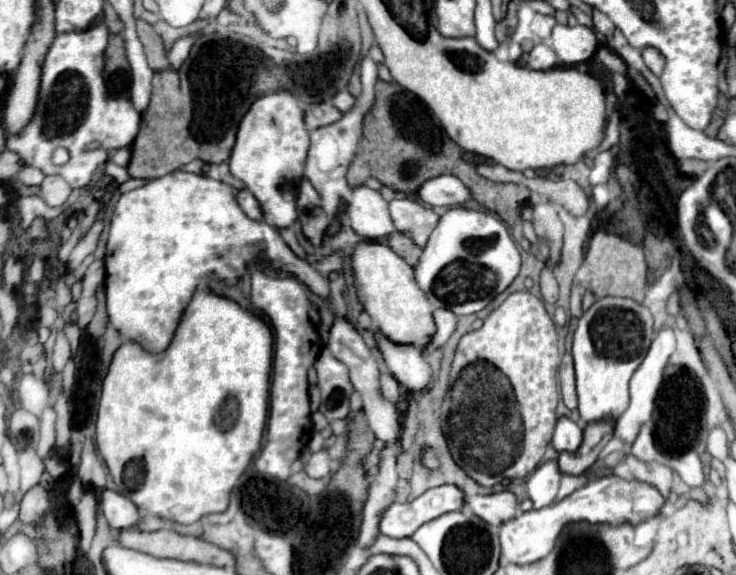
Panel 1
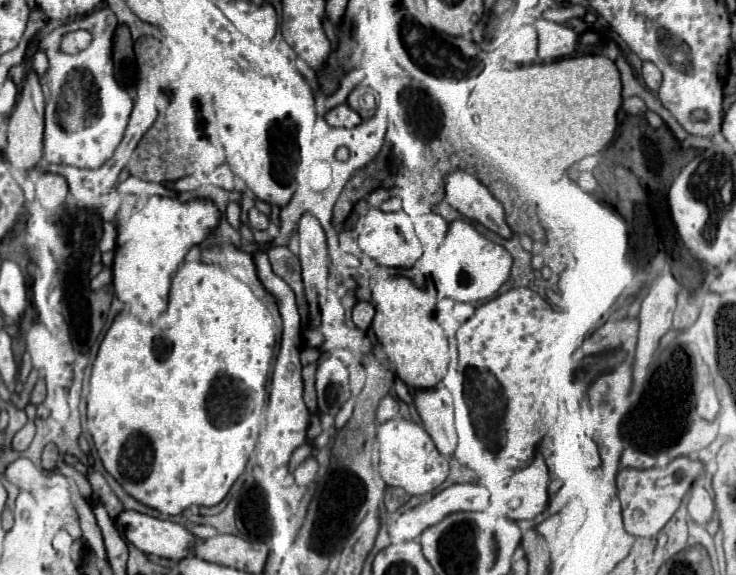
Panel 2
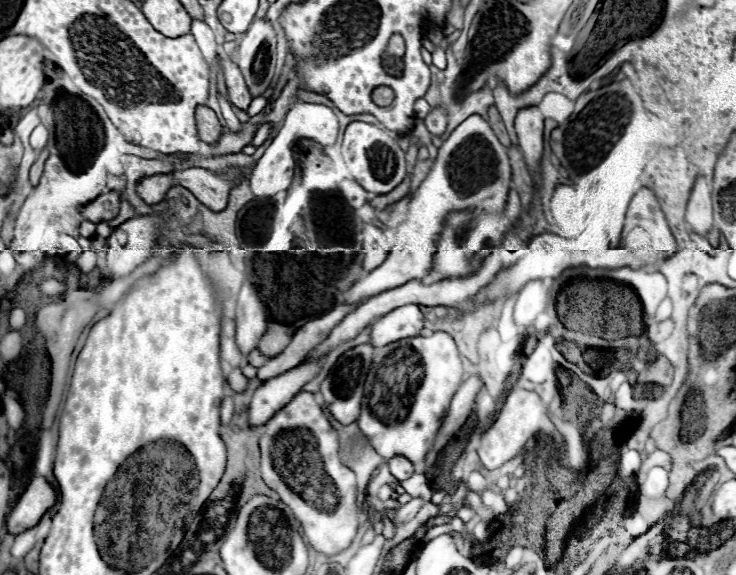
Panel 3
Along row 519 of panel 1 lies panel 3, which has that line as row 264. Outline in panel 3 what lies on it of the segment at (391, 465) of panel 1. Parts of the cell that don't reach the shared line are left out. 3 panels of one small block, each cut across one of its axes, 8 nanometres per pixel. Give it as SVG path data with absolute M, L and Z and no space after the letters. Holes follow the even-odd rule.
M372 224L364 226L360 244L364 250L364 270L374 270L376 266L380 266L380 262L384 262L384 258L388 256L388 250L392 250L388 240L384 238L384 232Z

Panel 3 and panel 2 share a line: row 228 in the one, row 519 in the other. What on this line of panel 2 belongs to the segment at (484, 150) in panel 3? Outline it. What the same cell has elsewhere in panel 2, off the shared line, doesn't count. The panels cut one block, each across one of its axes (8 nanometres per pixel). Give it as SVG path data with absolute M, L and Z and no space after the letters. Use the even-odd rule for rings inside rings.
M452 484L452 486L444 488L444 490L440 490L438 494L434 494L428 502L422 502L416 508L400 514L398 520L388 526L390 538L394 542L416 540L428 526L434 526L436 522L440 522L448 514L454 514L454 512L470 512L470 510L472 512L474 510L486 510L488 508L488 498L490 498L490 492L486 488L482 488L482 486L478 486L478 484Z

